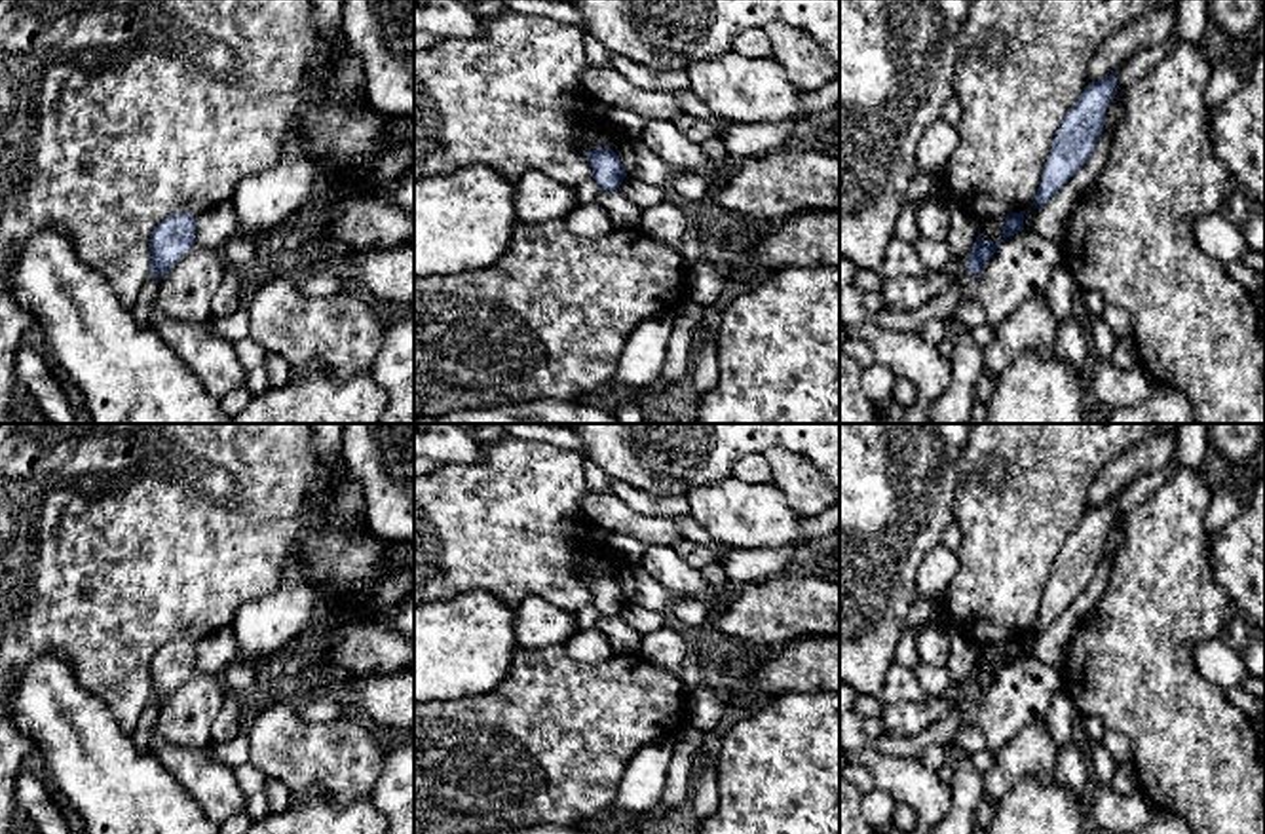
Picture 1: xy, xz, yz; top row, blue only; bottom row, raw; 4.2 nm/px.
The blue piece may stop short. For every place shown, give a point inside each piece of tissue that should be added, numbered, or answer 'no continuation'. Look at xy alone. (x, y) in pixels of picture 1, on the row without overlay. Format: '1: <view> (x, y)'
no continuation

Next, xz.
no continuation

